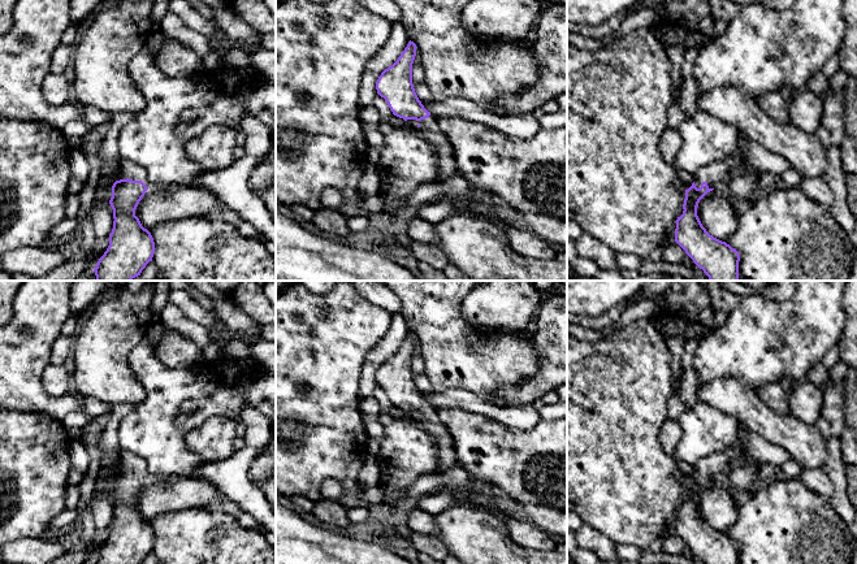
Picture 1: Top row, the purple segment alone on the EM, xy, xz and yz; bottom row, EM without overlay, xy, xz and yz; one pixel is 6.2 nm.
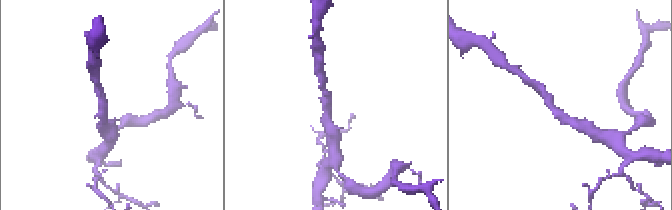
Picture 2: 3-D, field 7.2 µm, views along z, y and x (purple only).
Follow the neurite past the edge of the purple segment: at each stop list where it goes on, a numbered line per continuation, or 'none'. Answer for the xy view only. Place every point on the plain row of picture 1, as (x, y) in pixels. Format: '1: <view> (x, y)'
1: xy (128, 460)

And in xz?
1: xz (429, 420)

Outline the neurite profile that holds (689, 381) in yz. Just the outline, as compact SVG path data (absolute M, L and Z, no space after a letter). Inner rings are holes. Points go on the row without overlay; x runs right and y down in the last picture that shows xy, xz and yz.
M697 337L691 338L684 344L681 359L681 398L685 407L692 408L697 404L698 377L693 365L693 359L700 344Z

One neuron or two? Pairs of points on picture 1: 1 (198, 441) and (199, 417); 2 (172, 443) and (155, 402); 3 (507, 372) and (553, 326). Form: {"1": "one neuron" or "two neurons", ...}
{"1": "two neurons", "2": "one neuron", "3": "two neurons"}

